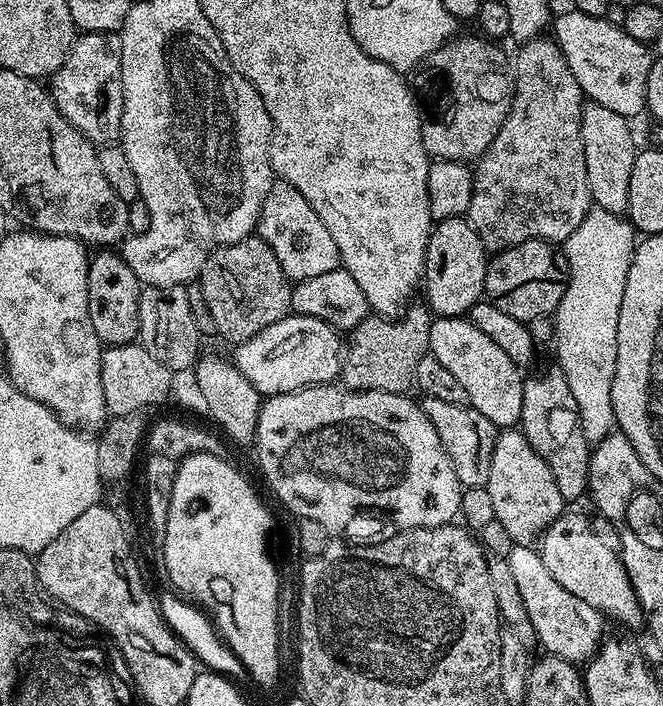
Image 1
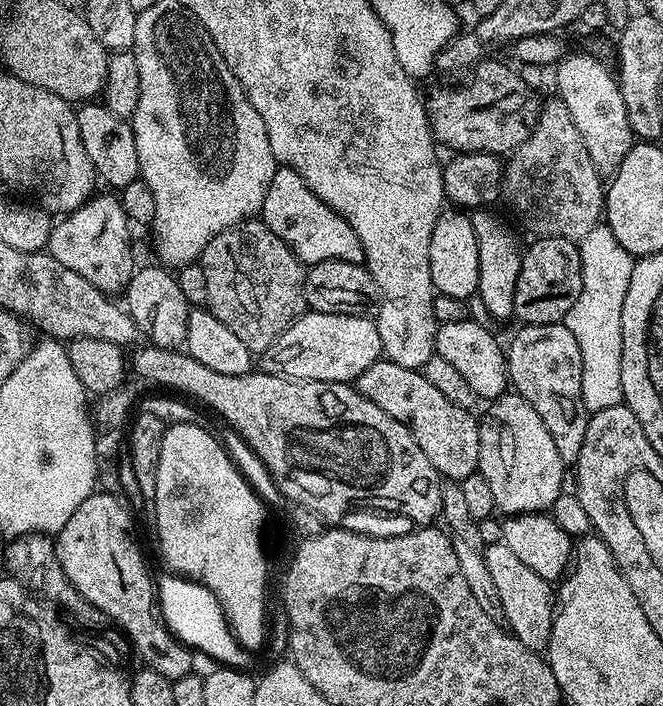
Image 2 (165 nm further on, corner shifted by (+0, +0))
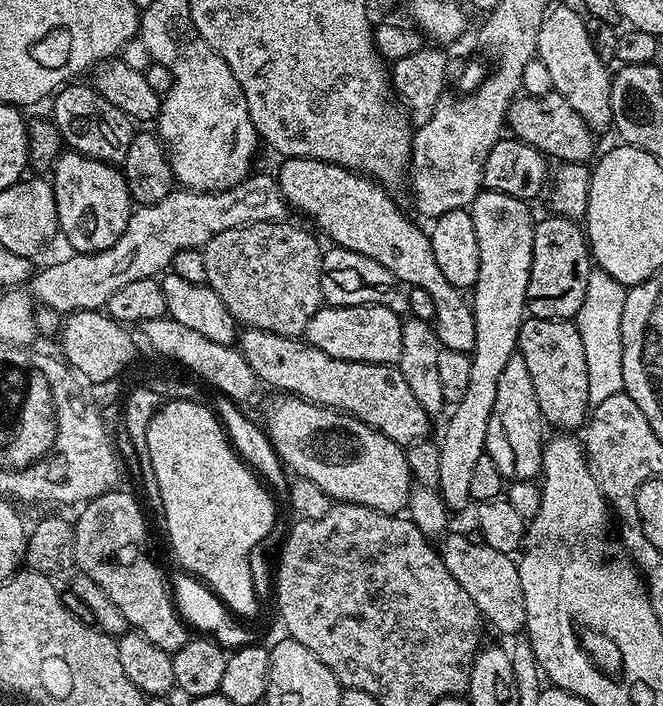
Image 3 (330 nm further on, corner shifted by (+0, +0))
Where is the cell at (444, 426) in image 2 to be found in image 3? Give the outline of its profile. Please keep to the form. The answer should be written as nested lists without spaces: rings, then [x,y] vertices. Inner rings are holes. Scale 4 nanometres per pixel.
[[[244,328],[238,336],[238,347],[261,385],[268,387],[269,384],[277,393],[297,396],[327,408],[339,408],[401,446],[414,444],[429,435],[430,415],[414,398],[399,367],[330,358],[307,339],[279,336],[257,328]]]

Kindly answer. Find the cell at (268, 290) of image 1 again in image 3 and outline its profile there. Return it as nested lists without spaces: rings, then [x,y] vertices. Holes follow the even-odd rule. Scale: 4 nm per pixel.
[[[275,220],[222,230],[202,251],[206,283],[226,302],[237,325],[299,337],[307,333],[310,318],[322,307],[322,247],[306,229],[288,223]]]

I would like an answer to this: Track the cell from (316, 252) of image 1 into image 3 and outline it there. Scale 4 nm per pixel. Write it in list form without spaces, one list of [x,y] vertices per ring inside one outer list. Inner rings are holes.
[[[289,156],[279,162],[276,181],[295,211],[297,208],[305,212],[332,239],[335,247],[354,250],[354,254],[366,254],[366,258],[374,258],[374,262],[386,266],[397,281],[427,290],[434,301],[434,329],[440,348],[472,353],[474,314],[469,297],[461,289],[450,286],[442,270],[438,270],[431,235],[408,220],[407,214],[392,201],[387,187],[361,173],[314,158]]]

